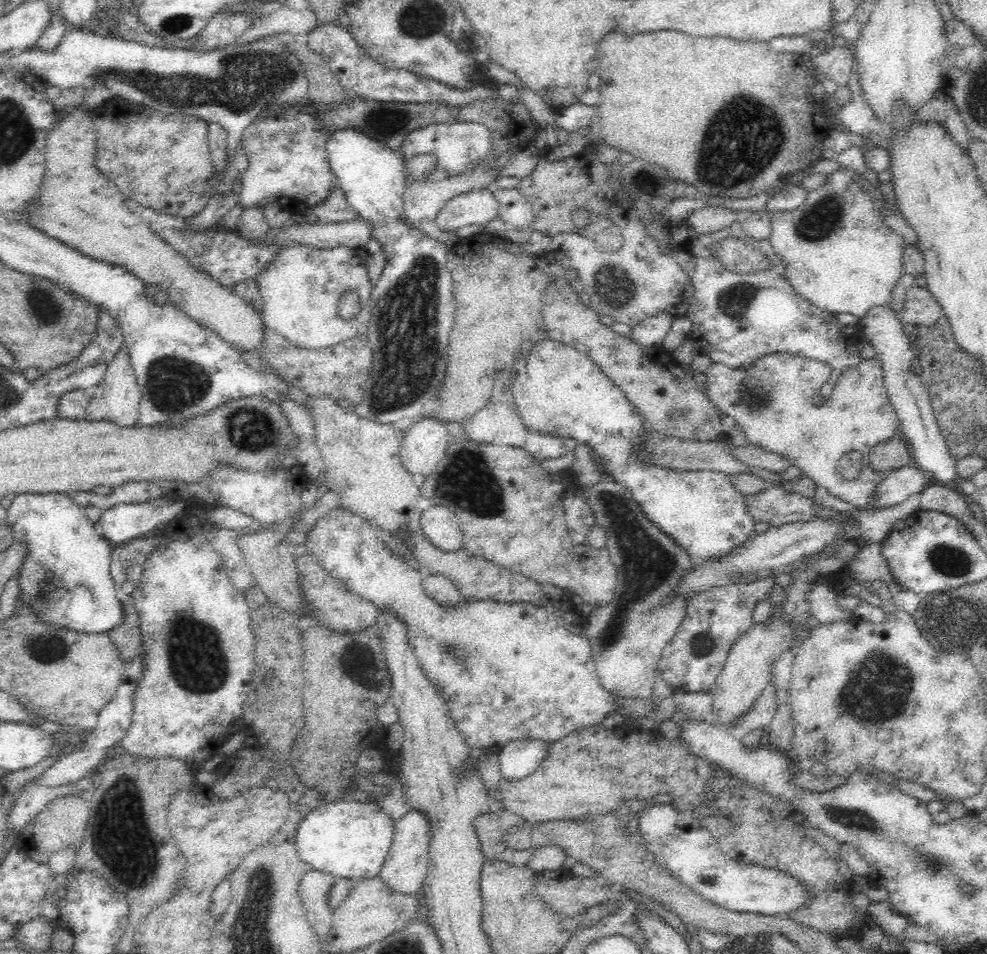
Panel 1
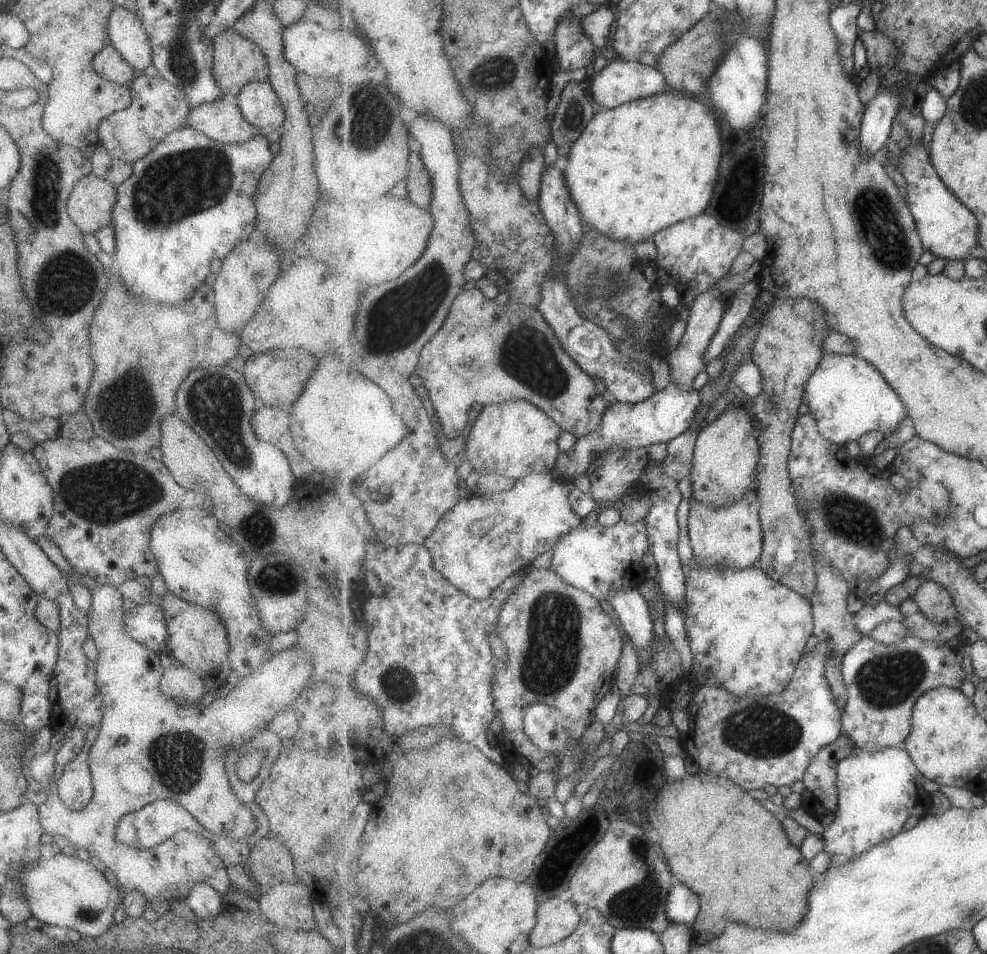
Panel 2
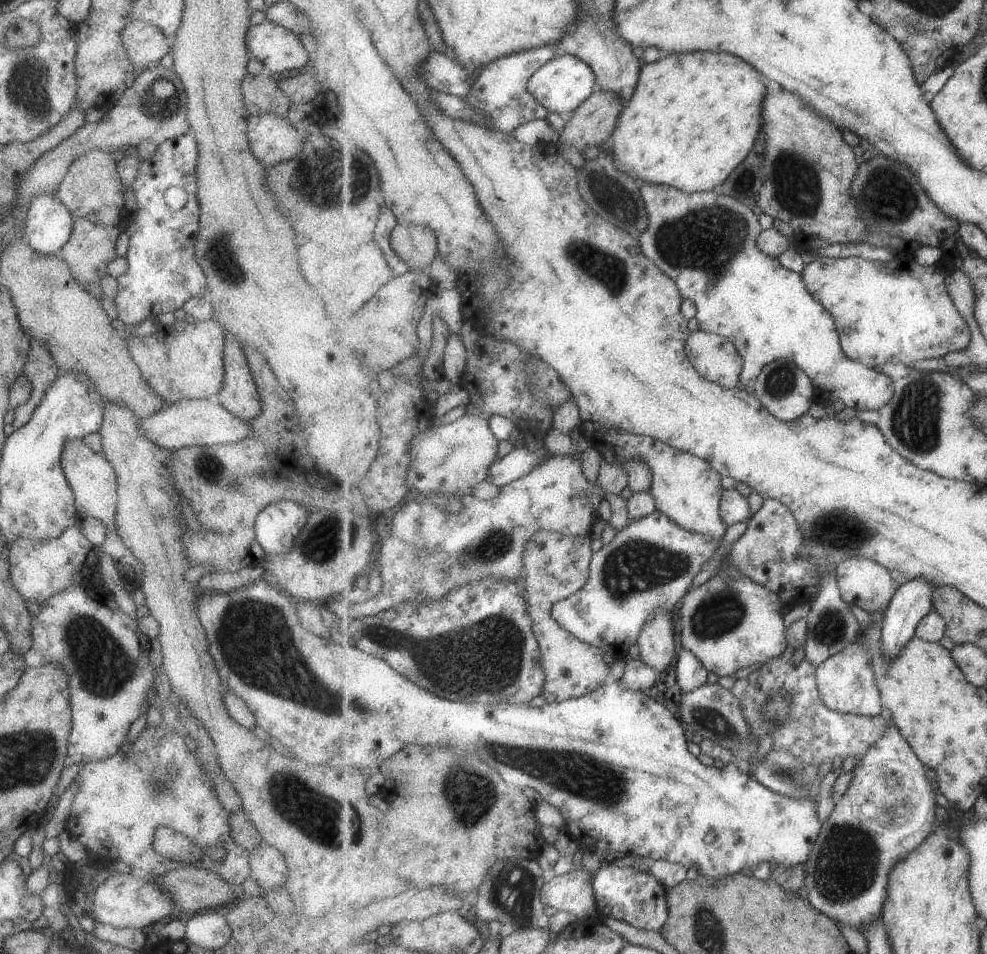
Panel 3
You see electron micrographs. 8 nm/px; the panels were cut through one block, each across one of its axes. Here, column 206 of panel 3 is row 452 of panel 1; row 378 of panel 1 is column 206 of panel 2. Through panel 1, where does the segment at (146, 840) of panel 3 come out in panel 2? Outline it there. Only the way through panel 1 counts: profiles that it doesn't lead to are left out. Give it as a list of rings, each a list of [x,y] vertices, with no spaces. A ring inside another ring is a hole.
[[[94,581],[87,582],[87,585],[92,594],[87,630],[97,650],[94,662],[95,684],[102,696],[100,729],[87,757],[93,796],[82,809],[69,810],[58,797],[58,792],[49,785],[45,789],[46,801],[37,806],[41,828],[50,835],[63,836],[66,843],[75,848],[83,848],[89,855],[98,858],[114,874],[121,893],[139,891],[148,906],[154,898],[166,900],[170,905],[173,902],[184,902],[192,886],[197,883],[208,884],[220,895],[224,895],[233,888],[233,884],[229,880],[223,861],[214,851],[213,842],[208,838],[197,838],[197,834],[185,834],[185,848],[181,848],[181,834],[177,834],[177,838],[165,838],[154,847],[138,849],[117,840],[118,820],[153,800],[169,798],[185,808],[204,829],[219,834],[230,842],[239,838],[245,840],[251,836],[256,829],[256,820],[230,788],[224,769],[225,753],[228,749],[244,743],[253,746],[258,732],[267,728],[267,722],[293,704],[297,695],[312,680],[313,662],[310,658],[315,654],[295,646],[285,648],[273,654],[253,674],[240,678],[231,691],[214,698],[207,706],[180,706],[175,704],[171,697],[161,693],[157,687],[163,672],[158,653],[135,642],[125,632],[123,598],[119,589],[111,585],[99,585]]]

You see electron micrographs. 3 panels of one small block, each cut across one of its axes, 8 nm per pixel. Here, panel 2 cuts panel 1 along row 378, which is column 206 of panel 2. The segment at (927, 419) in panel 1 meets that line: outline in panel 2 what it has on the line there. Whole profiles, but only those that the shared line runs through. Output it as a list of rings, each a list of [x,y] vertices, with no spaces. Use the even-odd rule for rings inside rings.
[[[205,883],[194,884],[184,902],[201,921],[212,921],[226,908],[222,895]]]

